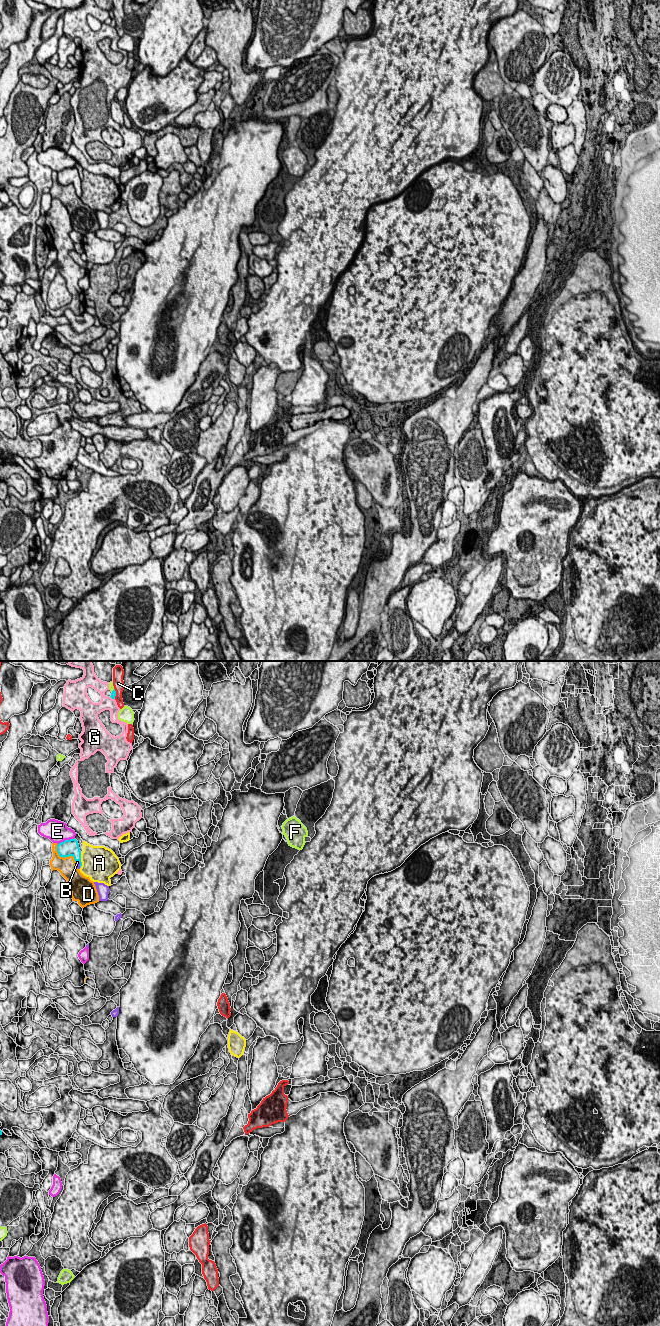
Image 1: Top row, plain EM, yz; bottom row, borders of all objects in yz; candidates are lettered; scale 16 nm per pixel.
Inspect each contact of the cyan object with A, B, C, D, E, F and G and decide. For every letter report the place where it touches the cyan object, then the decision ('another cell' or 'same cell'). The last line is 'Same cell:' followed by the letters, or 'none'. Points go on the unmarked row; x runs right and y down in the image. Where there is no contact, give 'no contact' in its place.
A: contact yz (80, 188); another cell
B: contact yz (80, 191); same cell
C: contact yz (115, 21); another cell
D: contact yz (64, 185); another cell
E: contact yz (66, 168); another cell
F: contact yz (113, 18); another cell
G: contact yz (112, 26); another cell
Same cell: B

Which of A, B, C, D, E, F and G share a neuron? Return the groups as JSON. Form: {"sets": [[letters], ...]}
{"sets": [["A"], ["B"], ["C", "D"], ["E"], ["F"], ["G"]]}

